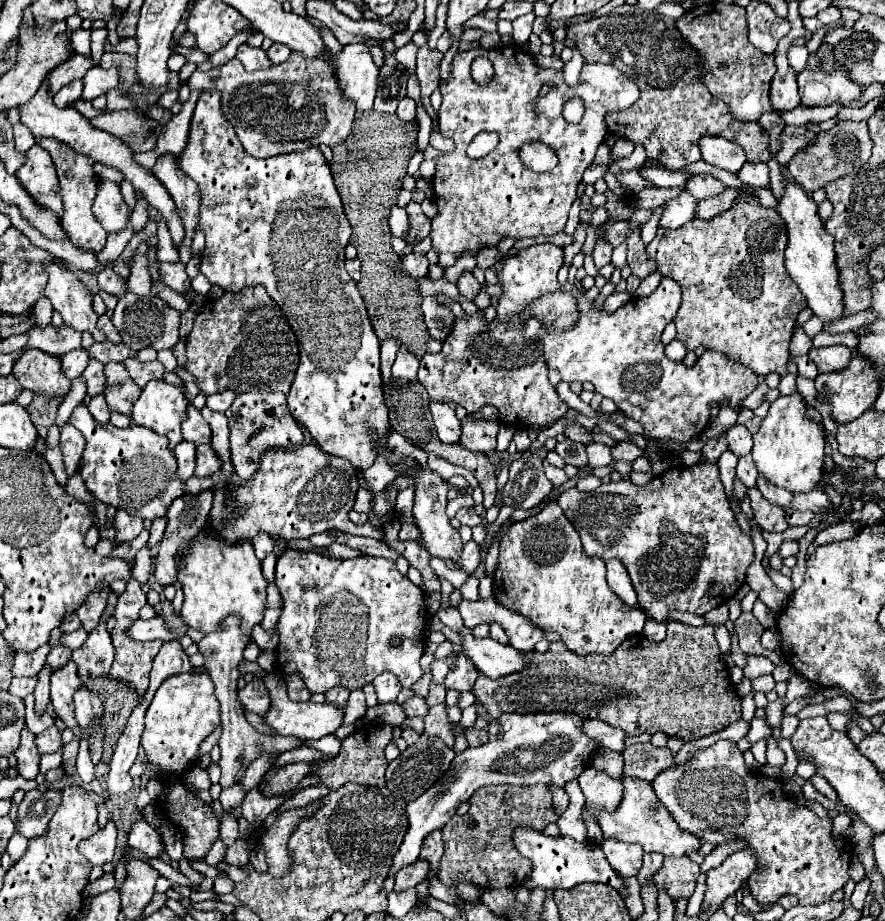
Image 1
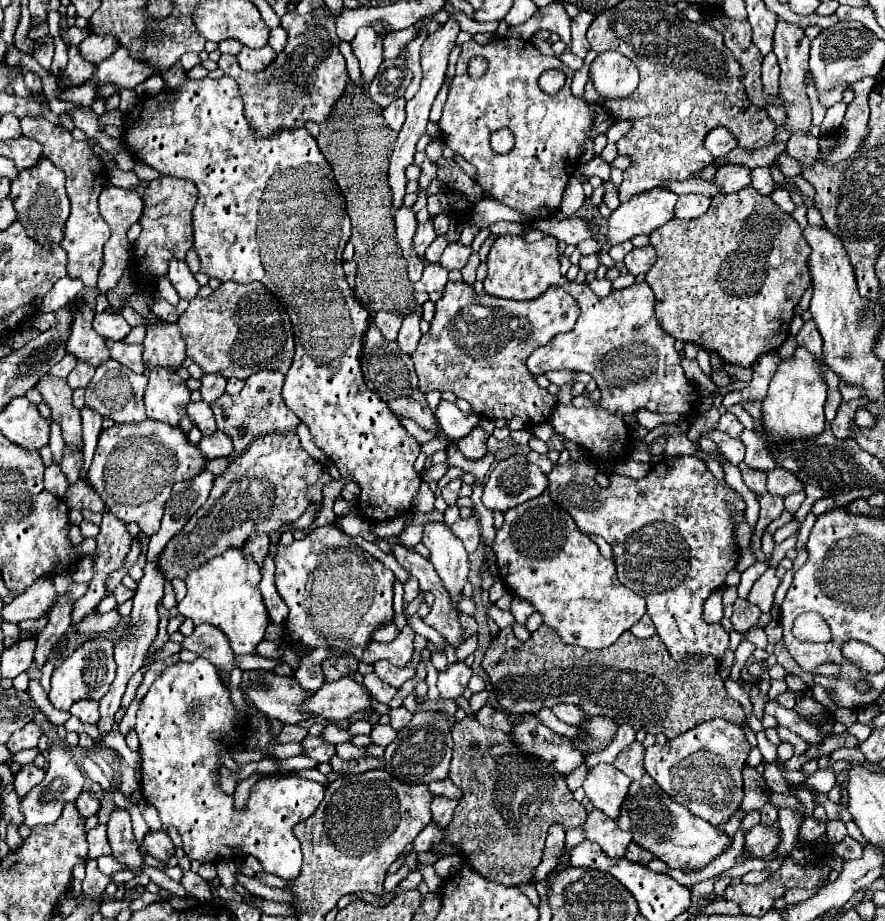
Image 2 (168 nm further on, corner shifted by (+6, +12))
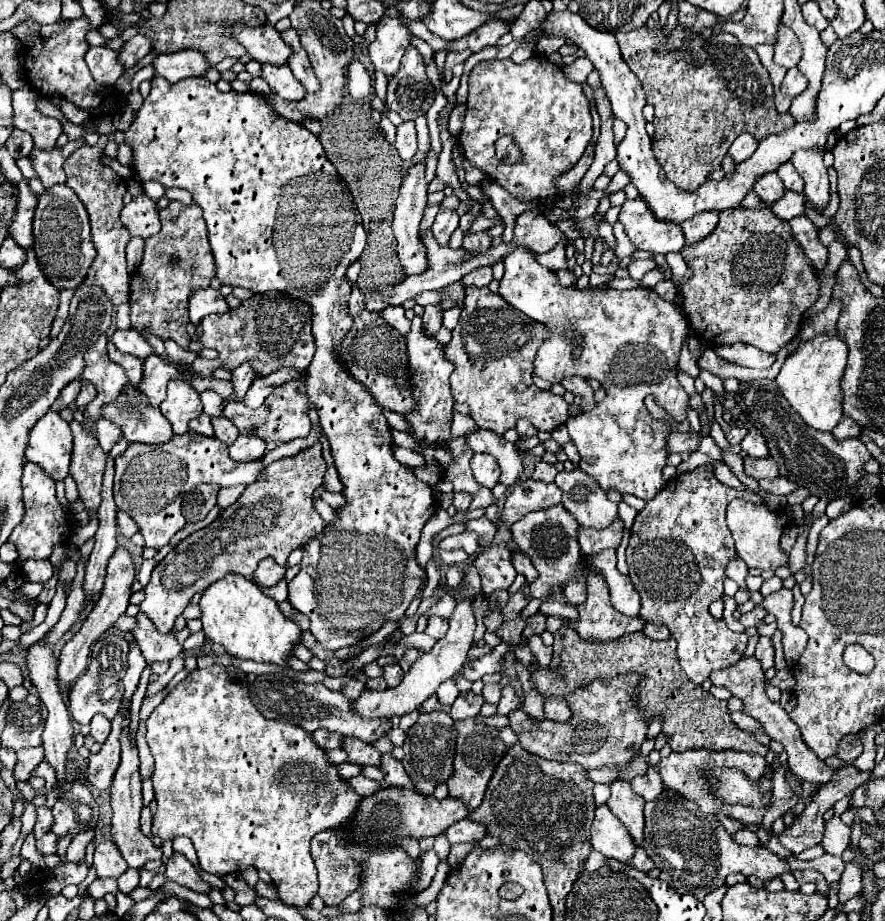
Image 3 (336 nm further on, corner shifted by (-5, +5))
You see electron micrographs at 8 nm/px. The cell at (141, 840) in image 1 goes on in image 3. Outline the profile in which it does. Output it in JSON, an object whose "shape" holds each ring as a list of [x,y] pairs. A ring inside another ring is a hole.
{"shape":[[[174,853],[168,861],[166,861],[166,877],[170,881],[176,881],[178,885],[184,885],[192,891],[198,893],[208,893],[210,885],[206,881],[202,881],[202,877],[196,873],[194,865],[180,853]]]}

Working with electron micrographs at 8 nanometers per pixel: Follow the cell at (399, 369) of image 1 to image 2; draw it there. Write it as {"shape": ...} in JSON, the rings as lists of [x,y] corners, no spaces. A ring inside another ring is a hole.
{"shape":[[[417,306],[409,316],[403,318],[403,326],[401,326],[399,336],[397,336],[397,344],[399,344],[401,352],[405,352],[405,354],[415,352],[419,338],[421,338],[419,322],[421,322],[421,306]]]}

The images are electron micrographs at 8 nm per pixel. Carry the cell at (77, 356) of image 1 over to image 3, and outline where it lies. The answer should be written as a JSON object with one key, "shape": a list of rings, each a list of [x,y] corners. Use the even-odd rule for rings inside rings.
{"shape":[[[80,377],[74,379],[74,381],[70,381],[70,383],[60,391],[60,395],[56,397],[56,401],[52,403],[52,409],[54,409],[54,411],[60,411],[60,409],[64,409],[68,403],[72,403],[72,401],[76,399],[80,387],[82,387],[82,379],[80,379]]]}

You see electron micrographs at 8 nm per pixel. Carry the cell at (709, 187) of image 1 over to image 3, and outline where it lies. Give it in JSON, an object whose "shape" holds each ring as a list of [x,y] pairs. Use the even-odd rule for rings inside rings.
{"shape":[[[764,173],[754,181],[754,193],[764,201],[764,203],[774,203],[776,199],[782,197],[782,191],[786,187],[782,187],[780,179],[776,173]]]}

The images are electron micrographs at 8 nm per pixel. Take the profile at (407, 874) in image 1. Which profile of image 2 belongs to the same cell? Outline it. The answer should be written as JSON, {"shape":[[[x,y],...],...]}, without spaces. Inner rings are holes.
{"shape":[[[435,822],[427,824],[427,826],[421,830],[421,834],[415,838],[415,842],[413,842],[413,852],[427,852],[433,844],[439,844],[439,842],[443,840],[443,836],[445,836],[443,828],[439,828]]]}

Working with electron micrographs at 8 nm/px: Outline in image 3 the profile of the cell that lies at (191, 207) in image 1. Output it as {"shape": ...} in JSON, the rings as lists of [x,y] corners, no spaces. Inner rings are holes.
{"shape":[[[170,201],[166,209],[160,209],[160,221],[162,231],[146,239],[142,263],[130,281],[130,319],[134,329],[148,329],[160,339],[174,339],[186,349],[190,343],[186,333],[186,303],[194,287],[208,287],[214,277],[214,259],[210,255],[208,231],[198,203],[192,201],[184,205],[180,201]]]}

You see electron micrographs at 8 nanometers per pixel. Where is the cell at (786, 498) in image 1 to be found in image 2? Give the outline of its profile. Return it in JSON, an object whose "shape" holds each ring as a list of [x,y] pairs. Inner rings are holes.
{"shape":[[[743,430],[739,440],[745,444],[745,464],[749,468],[755,468],[755,470],[763,470],[763,472],[769,472],[773,470],[777,464],[775,460],[767,454],[765,450],[765,444],[763,440],[753,432],[753,430]]]}

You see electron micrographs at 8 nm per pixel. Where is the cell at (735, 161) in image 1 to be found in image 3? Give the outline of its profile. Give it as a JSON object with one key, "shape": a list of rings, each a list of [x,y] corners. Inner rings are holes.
{"shape":[[[742,133],[730,145],[728,155],[734,159],[734,163],[742,163],[742,161],[746,161],[756,151],[756,147],[758,147],[758,141],[750,133]]]}

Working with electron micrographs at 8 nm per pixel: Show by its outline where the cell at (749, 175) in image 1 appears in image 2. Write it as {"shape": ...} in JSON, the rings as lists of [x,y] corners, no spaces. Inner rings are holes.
{"shape":[[[769,168],[751,170],[751,178],[753,178],[753,188],[757,192],[761,192],[763,196],[771,196],[771,192],[775,190],[775,182],[771,178],[771,170]]]}

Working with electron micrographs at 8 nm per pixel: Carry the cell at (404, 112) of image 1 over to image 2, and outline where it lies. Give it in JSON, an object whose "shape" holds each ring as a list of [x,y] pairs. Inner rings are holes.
{"shape":[[[395,100],[391,102],[385,110],[383,110],[383,118],[385,122],[395,130],[399,132],[403,122],[405,122],[405,100]]]}

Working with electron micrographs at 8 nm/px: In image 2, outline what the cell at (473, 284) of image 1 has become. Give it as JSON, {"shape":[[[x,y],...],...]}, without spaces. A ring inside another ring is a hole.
{"shape":[[[449,242],[445,252],[441,254],[441,262],[439,264],[445,270],[461,270],[467,264],[471,252],[473,252],[471,246],[463,246],[461,242]]]}

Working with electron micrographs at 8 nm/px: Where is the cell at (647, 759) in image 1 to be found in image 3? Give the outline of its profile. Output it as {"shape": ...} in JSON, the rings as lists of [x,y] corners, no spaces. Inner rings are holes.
{"shape":[[[650,767],[644,775],[636,775],[632,781],[630,781],[632,789],[642,795],[646,801],[652,801],[656,799],[660,793],[662,793],[662,779],[660,775],[656,773],[654,767]]]}

